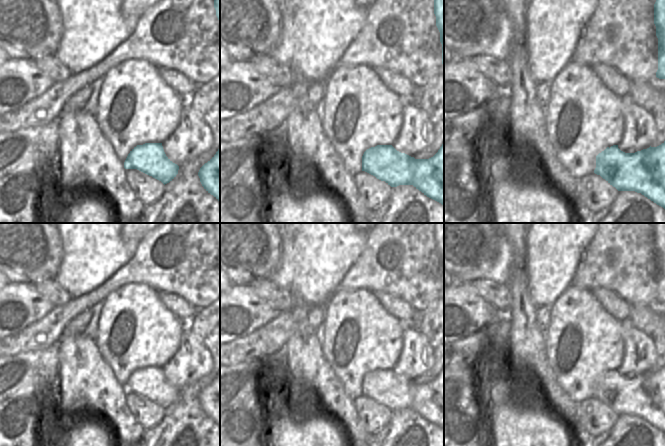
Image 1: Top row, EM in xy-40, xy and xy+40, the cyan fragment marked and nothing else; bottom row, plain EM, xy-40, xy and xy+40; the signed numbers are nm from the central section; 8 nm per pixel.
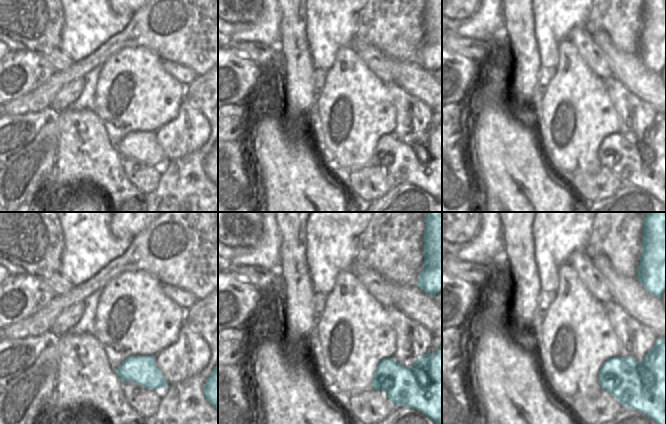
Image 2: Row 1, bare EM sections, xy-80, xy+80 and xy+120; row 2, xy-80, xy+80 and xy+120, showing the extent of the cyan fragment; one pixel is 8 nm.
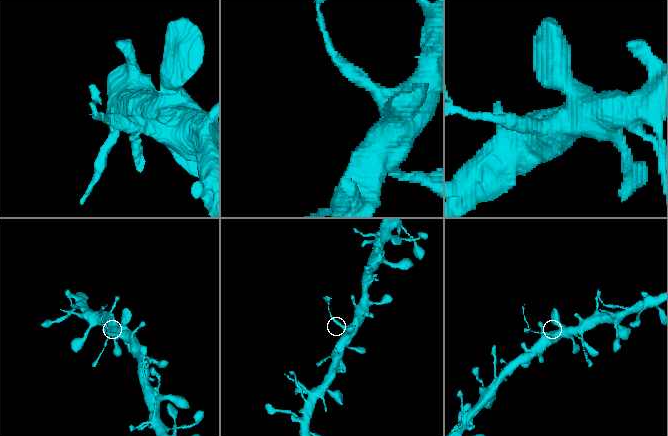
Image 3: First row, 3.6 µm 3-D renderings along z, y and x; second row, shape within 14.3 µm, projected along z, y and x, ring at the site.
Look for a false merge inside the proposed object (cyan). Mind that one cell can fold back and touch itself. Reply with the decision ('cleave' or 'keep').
cleave

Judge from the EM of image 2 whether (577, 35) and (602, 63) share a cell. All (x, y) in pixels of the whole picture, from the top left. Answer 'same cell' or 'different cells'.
same cell

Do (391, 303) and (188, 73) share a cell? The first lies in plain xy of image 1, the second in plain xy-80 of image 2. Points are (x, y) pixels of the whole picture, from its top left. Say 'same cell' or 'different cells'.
same cell

